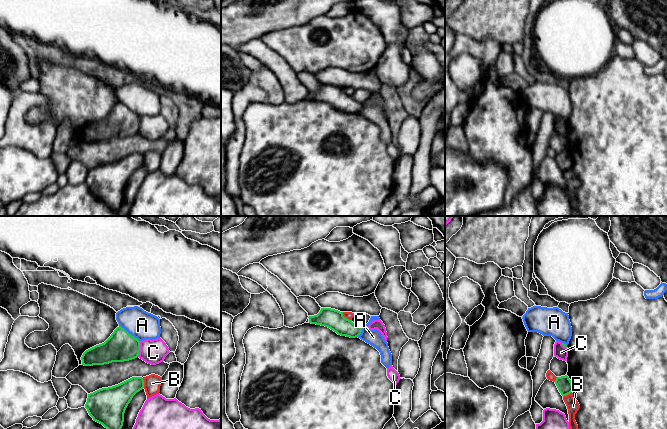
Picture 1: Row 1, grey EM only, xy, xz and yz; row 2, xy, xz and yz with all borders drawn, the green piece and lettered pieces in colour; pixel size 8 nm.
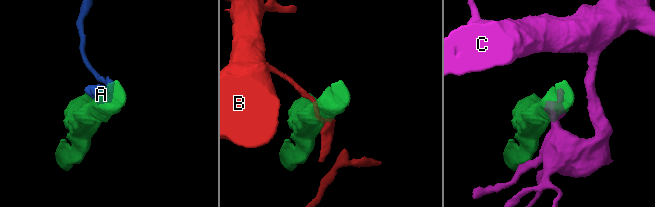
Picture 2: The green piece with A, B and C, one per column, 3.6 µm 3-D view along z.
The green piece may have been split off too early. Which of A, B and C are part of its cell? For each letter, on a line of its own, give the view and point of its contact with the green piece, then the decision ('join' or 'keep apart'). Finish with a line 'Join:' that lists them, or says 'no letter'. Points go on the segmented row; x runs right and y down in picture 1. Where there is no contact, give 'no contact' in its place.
A: meets green in xy at (128, 333); keep apart
B: meets green in xz at (346, 318); keep apart
C: meets green in xy at (139, 349); keep apart
Join: no letter

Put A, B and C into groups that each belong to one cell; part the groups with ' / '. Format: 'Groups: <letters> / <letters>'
Groups: A / B / C

